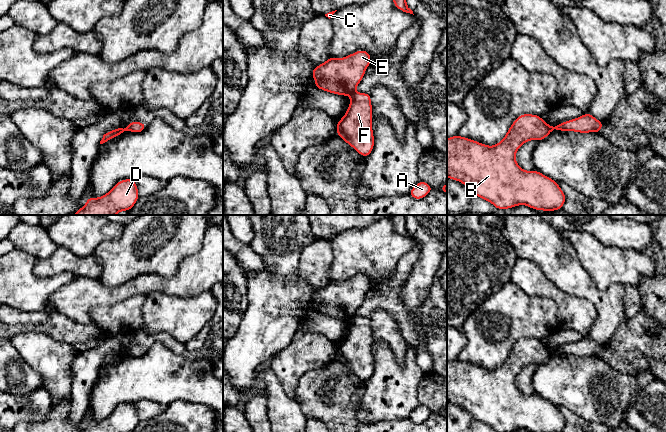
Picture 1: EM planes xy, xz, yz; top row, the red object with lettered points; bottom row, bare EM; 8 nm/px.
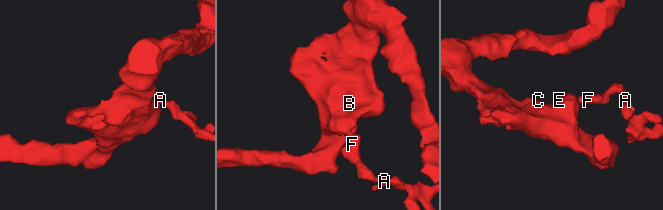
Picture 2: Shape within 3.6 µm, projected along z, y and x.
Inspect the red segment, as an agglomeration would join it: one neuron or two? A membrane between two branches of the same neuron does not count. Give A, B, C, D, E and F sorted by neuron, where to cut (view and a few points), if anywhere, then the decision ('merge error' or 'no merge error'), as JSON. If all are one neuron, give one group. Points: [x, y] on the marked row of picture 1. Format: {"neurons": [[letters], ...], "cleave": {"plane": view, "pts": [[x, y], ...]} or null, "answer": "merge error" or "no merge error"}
{"neurons": [["A", "F"], ["B", "C", "D", "E"]], "cleave": {"plane": "xy", "pts": [[126, 127], [128, 130]]}, "answer": "merge error"}

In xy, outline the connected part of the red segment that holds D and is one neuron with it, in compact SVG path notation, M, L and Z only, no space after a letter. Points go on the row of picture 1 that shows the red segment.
M123 179L104 196L88 197L86 204L73 215L115 215L120 211L129 211L139 198L134 179Z

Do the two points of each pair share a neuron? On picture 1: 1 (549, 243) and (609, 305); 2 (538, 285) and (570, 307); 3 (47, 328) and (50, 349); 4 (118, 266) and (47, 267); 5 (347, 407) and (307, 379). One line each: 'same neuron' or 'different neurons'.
1: same neuron
2: same neuron
3: different neurons
4: different neurons
5: same neuron

